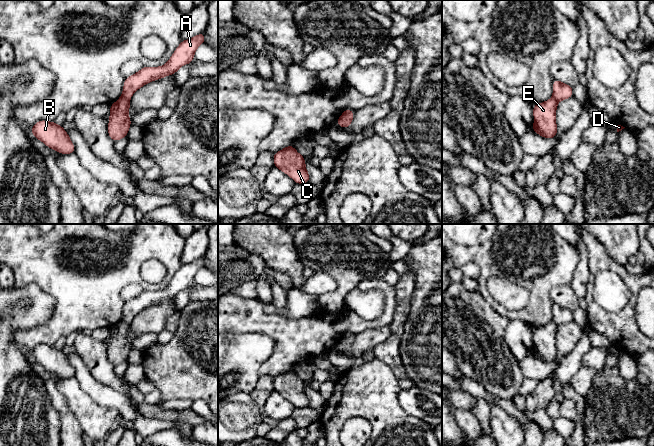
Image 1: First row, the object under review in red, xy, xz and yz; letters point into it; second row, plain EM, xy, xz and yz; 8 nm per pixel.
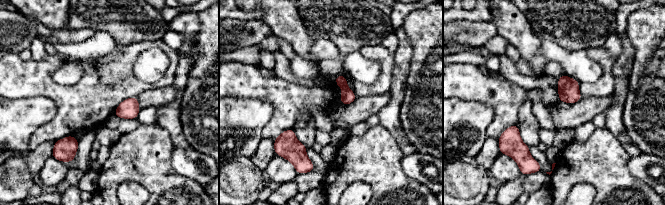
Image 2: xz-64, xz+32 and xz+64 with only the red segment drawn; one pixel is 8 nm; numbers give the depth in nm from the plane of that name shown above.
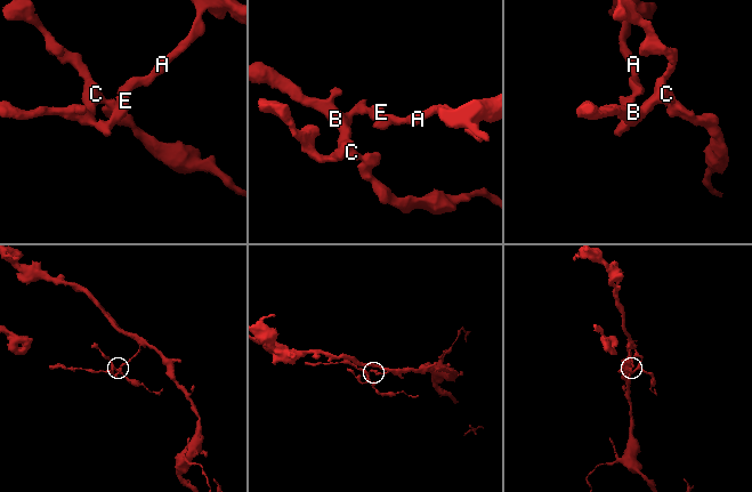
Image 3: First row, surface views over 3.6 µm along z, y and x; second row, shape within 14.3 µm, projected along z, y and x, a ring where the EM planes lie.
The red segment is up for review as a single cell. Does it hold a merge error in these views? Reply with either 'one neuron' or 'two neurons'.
two neurons

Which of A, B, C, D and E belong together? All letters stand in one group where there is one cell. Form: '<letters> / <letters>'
A / B C D E

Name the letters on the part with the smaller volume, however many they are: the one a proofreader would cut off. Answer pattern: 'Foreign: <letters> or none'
Foreign: B, C, D, E

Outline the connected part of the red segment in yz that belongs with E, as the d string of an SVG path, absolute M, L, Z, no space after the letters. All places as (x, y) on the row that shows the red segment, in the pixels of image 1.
M553 97L543 103L534 104L534 125L531 128L540 136L551 139L557 135L556 108L557 103Z

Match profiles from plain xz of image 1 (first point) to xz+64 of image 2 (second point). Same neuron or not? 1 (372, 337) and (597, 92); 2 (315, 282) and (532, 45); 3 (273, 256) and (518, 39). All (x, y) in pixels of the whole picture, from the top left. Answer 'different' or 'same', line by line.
1: different
2: different
3: same

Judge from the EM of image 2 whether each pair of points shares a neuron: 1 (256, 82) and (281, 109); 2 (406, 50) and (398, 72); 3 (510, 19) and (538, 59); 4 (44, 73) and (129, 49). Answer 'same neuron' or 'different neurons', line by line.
1: same neuron
2: same neuron
3: same neuron
4: same neuron

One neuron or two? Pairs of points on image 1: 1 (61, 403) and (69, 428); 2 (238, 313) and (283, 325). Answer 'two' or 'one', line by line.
1: one
2: one

